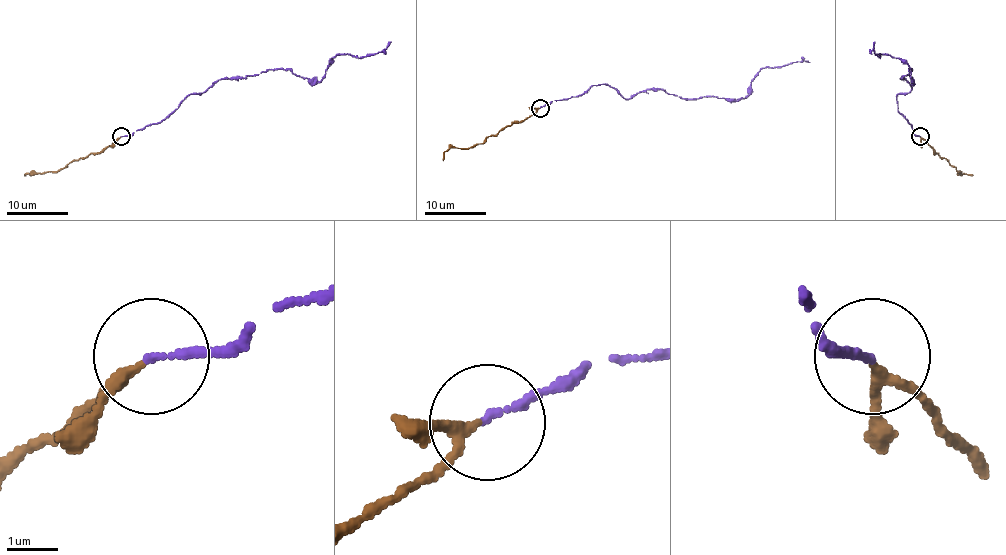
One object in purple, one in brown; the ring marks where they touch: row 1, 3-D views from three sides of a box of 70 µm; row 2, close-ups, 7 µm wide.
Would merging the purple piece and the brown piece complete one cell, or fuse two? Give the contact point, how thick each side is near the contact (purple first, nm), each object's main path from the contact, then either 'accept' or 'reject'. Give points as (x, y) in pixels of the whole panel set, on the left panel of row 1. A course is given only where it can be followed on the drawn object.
place (121, 136); calibres 140 and 170 nm; course purple (121, 136), (161, 123), (188, 95), (222, 78), (290, 69), (319, 81), (334, 56), (372, 56), (391, 42); course brown (121, 136), (100, 152), (72, 161), (63, 168), (24, 176); accept

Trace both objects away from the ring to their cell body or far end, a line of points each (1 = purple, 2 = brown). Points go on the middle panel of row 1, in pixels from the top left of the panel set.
1: (540, 108), (607, 84), (626, 99), (664, 90), (686, 99), (738, 99), (762, 69), (809, 62)
2: (540, 108), (491, 134), (482, 143), (469, 148), (450, 148), (444, 152), (442, 160)

